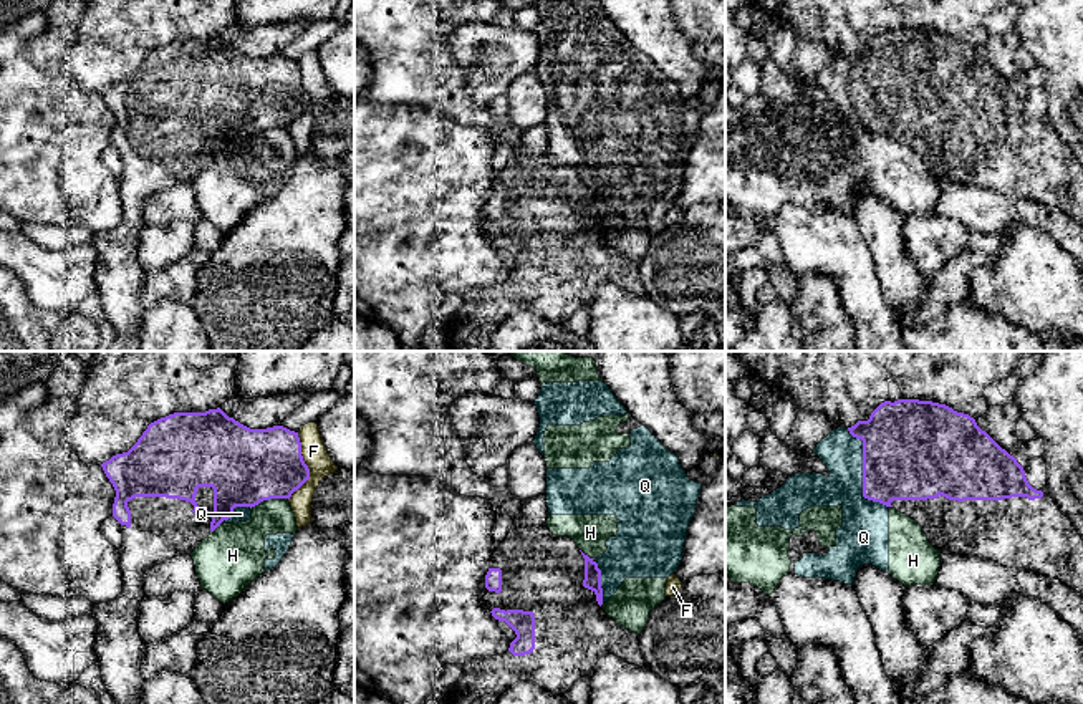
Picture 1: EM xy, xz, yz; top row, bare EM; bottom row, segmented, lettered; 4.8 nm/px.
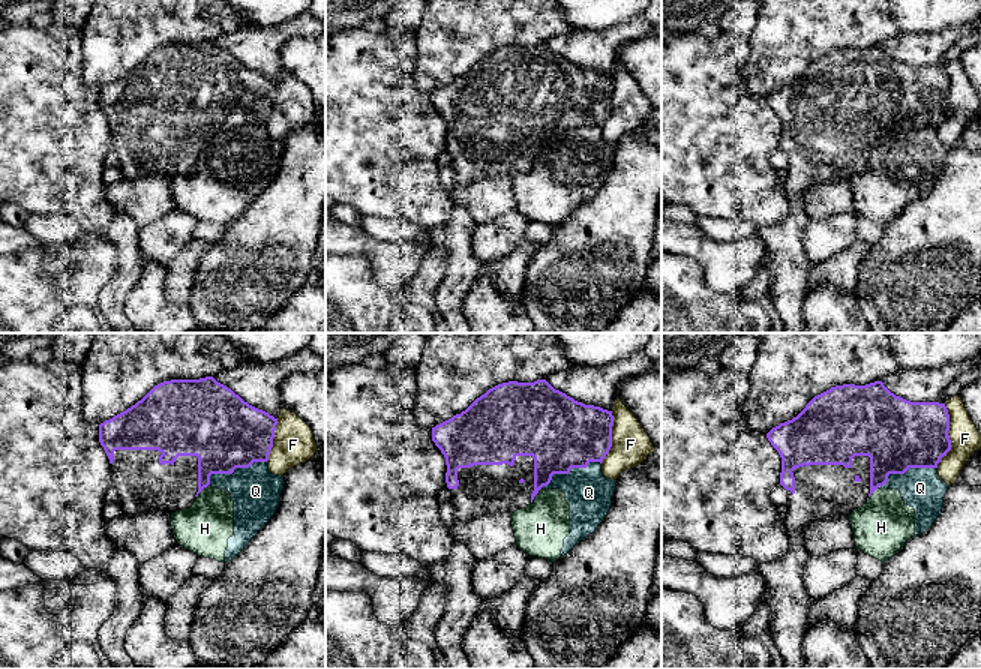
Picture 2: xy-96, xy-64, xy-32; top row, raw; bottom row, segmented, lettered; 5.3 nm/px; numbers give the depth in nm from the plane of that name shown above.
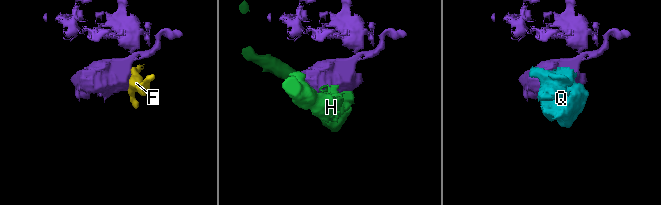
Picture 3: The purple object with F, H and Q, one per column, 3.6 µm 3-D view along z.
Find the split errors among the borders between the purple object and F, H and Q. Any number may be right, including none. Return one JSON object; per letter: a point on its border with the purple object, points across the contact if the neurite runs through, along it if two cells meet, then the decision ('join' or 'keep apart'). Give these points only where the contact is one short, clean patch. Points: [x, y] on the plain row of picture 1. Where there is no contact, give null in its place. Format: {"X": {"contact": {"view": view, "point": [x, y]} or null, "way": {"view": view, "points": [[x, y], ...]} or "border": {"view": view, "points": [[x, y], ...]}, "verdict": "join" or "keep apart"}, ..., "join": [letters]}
{"F": {"contact": {"view": "xy", "point": [307, 95]}, "border": {"view": "xy", "points": [[298, 62], [308, 106], [288, 128]]}, "verdict": "keep apart"}, "H": {"contact": {"view": "xy", "point": [269, 128]}, "verdict": "keep apart"}, "Q": {"contact": {"view": "yz", "point": [863, 103]}, "verdict": "keep apart"}, "join": []}

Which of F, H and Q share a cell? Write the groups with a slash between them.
F / H Q

